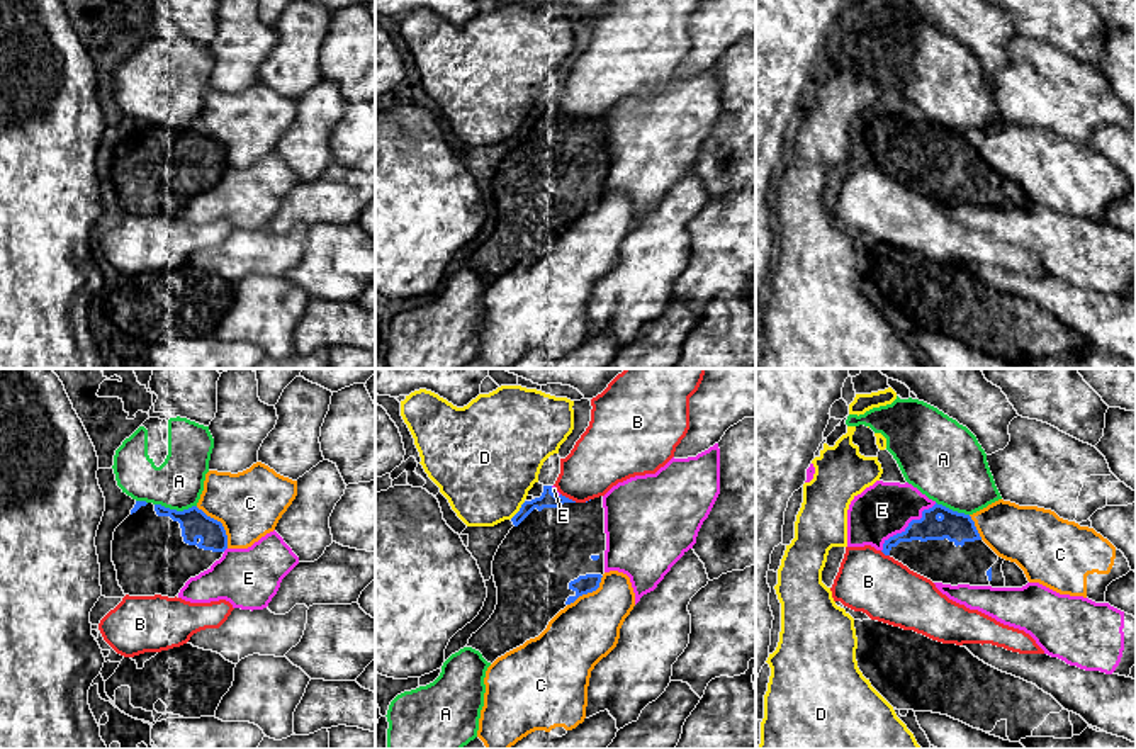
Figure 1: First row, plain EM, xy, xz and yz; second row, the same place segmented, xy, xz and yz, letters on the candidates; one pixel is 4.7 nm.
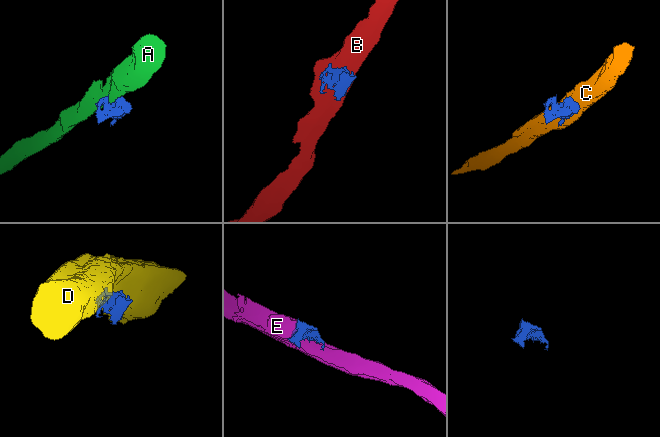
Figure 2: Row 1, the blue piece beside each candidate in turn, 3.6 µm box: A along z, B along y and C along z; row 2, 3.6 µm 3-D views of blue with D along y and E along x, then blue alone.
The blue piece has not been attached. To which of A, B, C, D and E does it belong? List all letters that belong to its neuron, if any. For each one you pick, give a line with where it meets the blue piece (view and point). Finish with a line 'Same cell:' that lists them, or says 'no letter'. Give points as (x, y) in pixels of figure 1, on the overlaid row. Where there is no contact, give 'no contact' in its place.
Same cell: no letter

